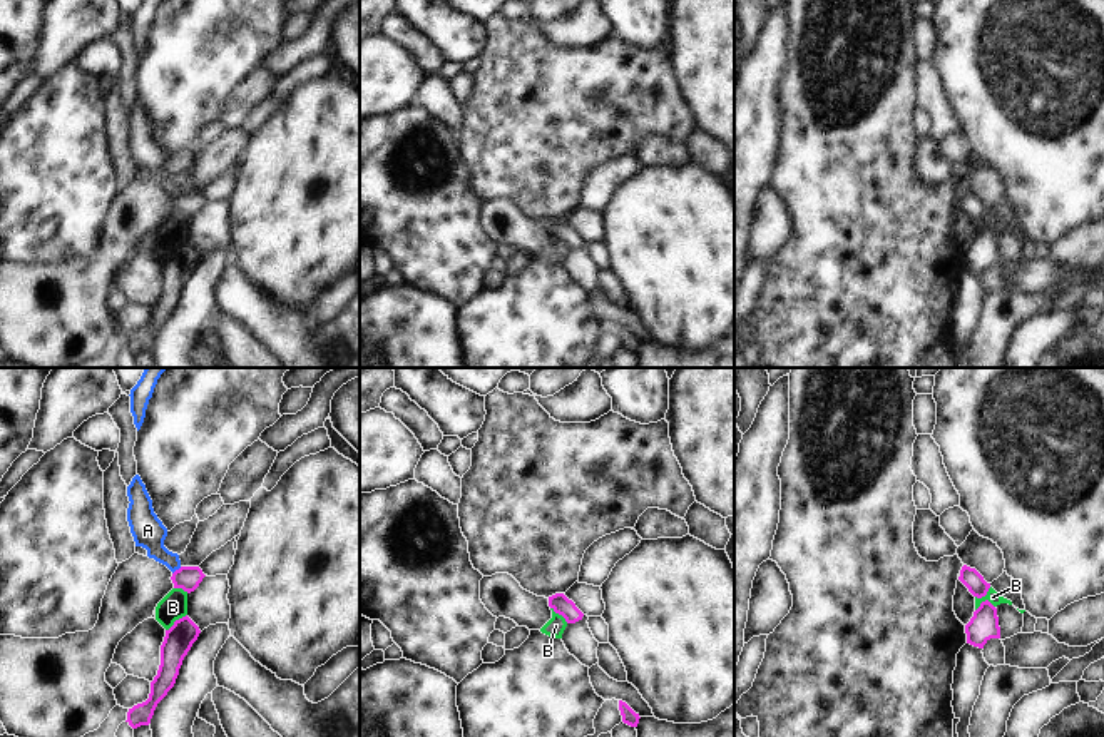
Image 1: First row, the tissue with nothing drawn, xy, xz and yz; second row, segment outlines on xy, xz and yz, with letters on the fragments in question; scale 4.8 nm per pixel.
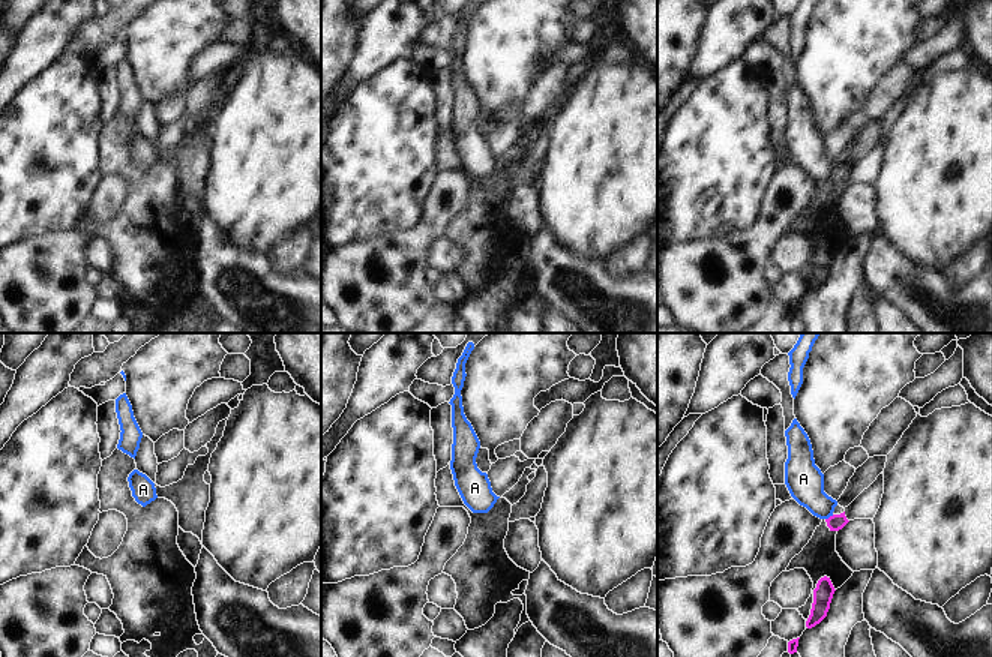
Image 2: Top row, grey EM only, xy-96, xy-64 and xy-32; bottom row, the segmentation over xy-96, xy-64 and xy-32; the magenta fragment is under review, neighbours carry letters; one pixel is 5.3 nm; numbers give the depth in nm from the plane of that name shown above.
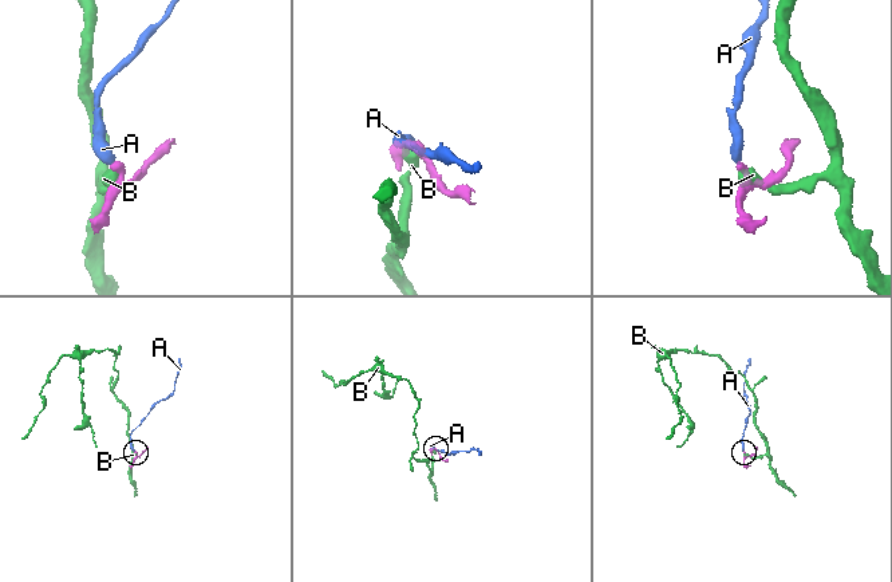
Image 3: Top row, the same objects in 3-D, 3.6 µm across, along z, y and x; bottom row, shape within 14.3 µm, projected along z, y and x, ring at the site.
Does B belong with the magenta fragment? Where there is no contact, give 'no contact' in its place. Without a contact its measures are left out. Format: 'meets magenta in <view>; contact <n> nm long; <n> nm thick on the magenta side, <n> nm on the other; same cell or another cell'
meets magenta in yz; contact 140 nm long; 140 nm thick on the magenta side, 60 nm on the other; another cell

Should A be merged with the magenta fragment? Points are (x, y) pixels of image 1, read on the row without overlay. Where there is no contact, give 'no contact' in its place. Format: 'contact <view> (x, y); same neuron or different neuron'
contact xy (176, 196); same neuron

